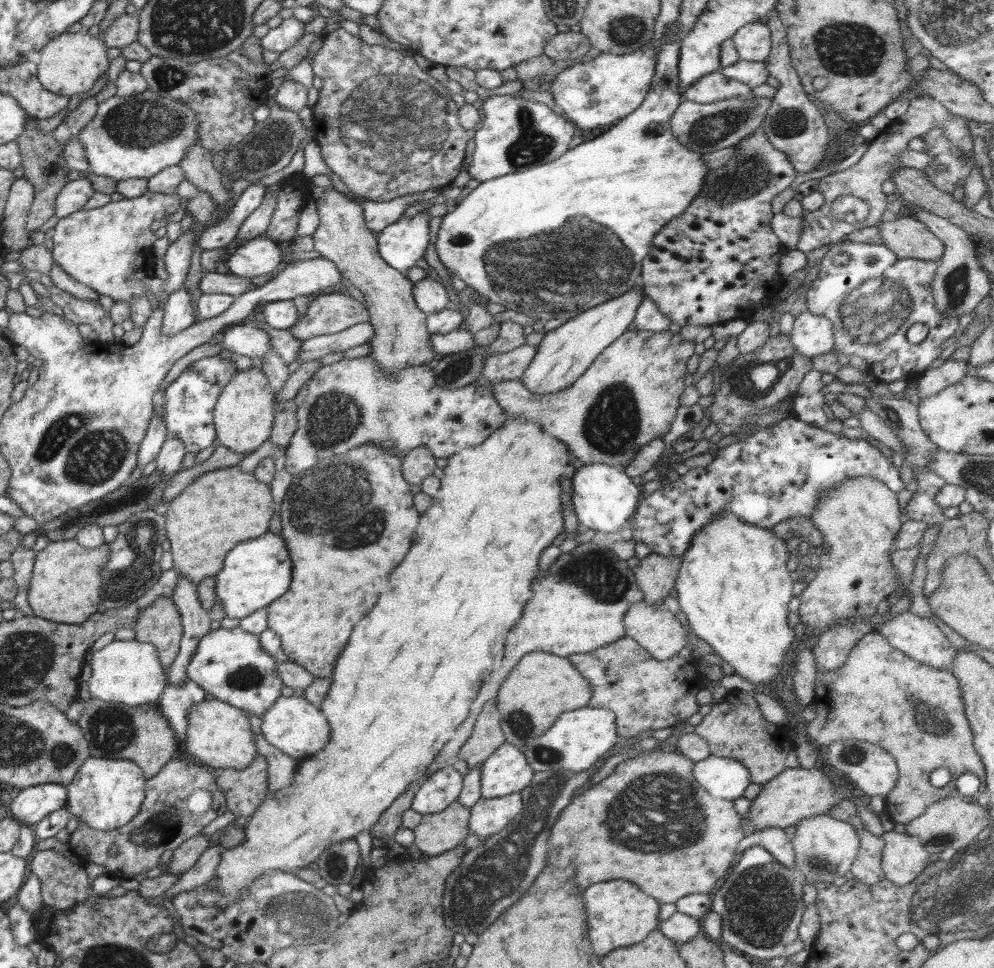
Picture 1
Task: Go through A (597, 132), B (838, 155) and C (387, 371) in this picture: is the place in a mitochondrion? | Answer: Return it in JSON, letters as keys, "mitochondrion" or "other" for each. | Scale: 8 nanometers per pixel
{"A":"other","B":"other","C":"other"}

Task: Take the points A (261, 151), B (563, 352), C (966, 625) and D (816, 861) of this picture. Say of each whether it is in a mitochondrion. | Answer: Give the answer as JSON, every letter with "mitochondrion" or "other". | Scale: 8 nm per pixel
{"A":"mitochondrion","B":"other","C":"other","D":"mitochondrion"}

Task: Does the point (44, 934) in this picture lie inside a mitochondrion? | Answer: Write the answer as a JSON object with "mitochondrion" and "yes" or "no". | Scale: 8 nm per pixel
{"mitochondrion":"no"}

